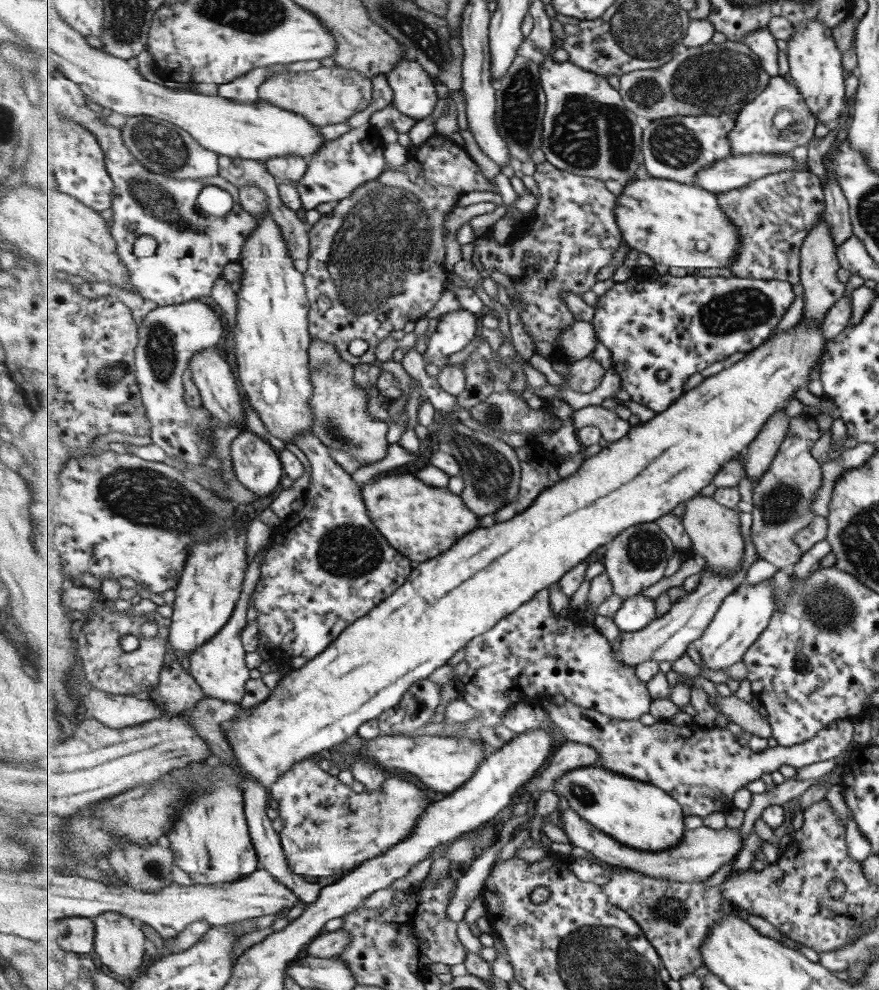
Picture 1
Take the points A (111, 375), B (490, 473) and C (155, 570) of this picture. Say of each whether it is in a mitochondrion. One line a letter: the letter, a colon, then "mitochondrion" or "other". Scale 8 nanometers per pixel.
A: mitochondrion
B: mitochondrion
C: other

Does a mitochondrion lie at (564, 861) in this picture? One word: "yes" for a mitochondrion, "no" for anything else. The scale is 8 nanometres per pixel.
no

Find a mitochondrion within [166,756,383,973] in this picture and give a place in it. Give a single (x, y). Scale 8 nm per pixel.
(210, 858)

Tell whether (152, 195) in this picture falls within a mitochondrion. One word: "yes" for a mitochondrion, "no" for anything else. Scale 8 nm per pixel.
yes

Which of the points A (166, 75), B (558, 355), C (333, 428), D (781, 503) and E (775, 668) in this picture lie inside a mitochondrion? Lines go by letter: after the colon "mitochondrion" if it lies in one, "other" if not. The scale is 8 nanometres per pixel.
A: other
B: other
C: mitochondrion
D: mitochondrion
E: other

